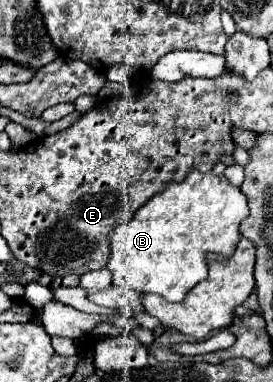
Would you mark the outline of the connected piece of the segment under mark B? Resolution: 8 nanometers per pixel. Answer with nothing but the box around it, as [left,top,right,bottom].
[107,170,247,302]

